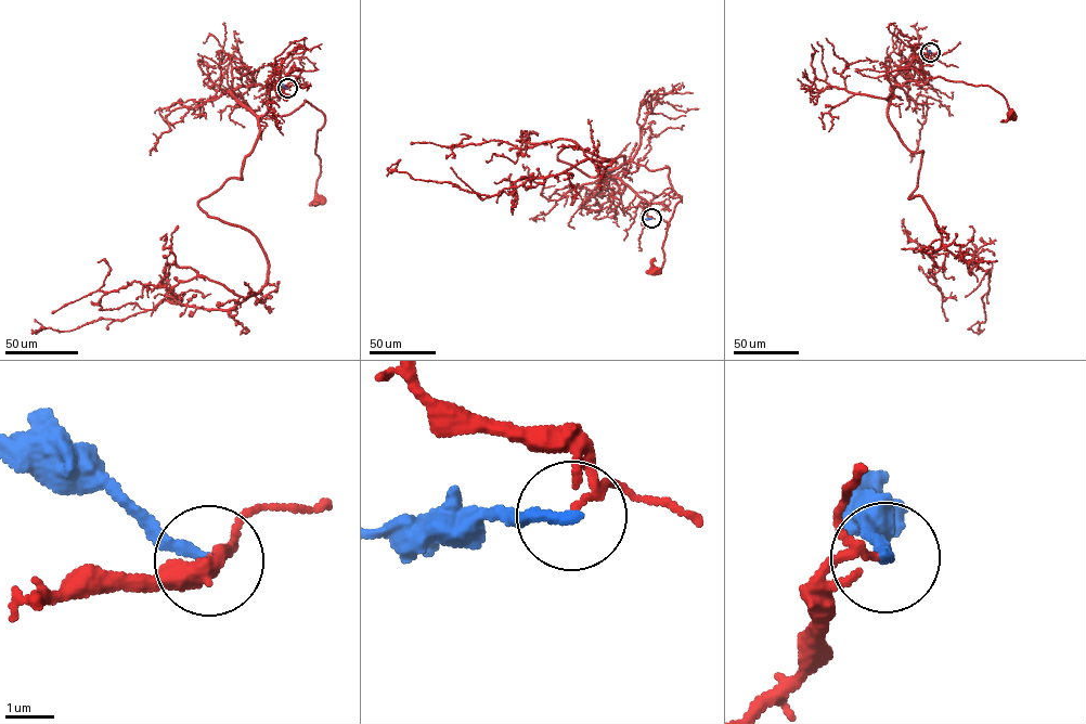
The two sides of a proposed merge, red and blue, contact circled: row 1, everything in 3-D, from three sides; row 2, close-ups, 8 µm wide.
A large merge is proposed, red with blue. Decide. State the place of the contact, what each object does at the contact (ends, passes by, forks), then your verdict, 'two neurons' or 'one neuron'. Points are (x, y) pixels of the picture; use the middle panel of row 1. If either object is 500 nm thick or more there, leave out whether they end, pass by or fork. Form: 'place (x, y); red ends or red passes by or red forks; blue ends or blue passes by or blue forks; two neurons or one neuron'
place (651, 218); red passes by; blue ends; two neurons

